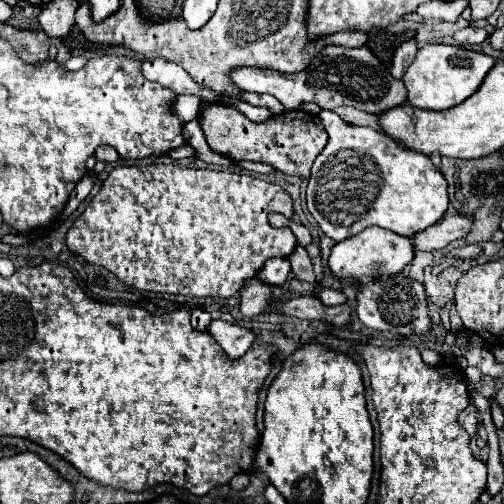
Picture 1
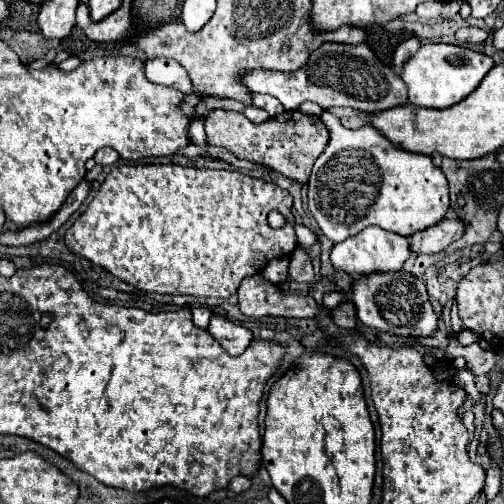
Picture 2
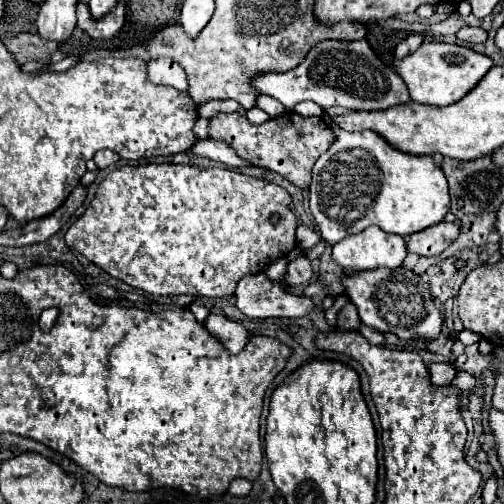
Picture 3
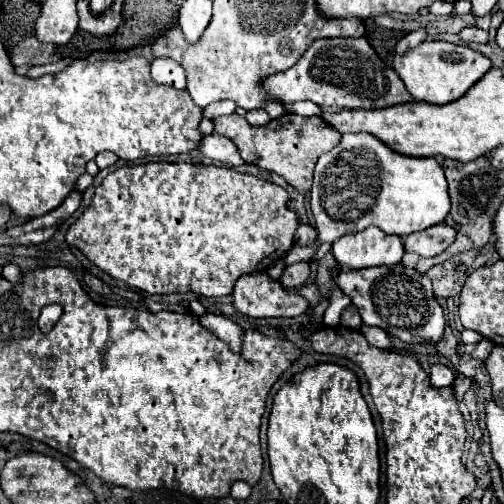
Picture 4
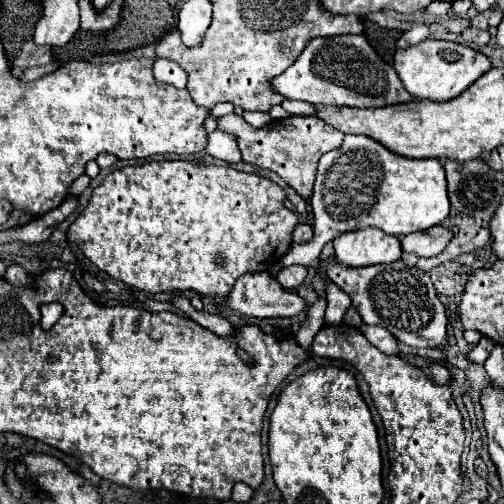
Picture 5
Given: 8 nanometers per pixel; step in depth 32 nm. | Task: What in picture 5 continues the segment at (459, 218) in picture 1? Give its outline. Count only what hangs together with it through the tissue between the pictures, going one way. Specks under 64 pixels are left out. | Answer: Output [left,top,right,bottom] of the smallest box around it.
[400,226,452,256]

